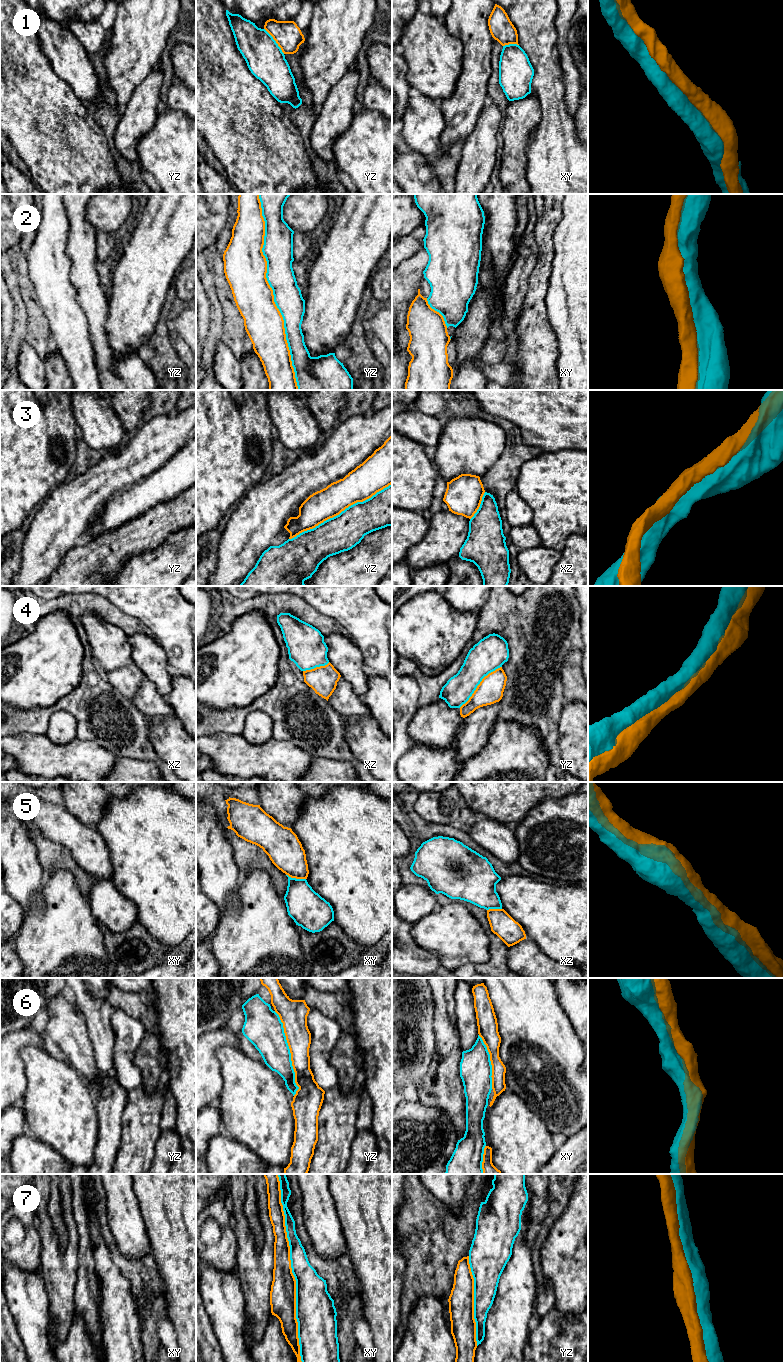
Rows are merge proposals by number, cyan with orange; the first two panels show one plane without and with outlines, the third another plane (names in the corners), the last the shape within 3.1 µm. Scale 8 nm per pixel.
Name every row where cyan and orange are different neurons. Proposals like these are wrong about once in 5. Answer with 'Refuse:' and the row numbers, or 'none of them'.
Refuse: 3

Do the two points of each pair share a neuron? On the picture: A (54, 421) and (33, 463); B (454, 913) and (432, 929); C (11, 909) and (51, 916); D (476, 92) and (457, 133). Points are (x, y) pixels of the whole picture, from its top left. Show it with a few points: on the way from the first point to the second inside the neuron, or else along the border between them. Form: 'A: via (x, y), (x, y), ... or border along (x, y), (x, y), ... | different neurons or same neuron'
A: via (48, 431), (33, 447), (33, 453) | same neuron
B: via (449, 918), (437, 929) | same neuron
C: border along (25, 911), (23, 923), (18, 934) | different neurons
D: via (467, 102), (461, 111), (459, 123) | same neuron

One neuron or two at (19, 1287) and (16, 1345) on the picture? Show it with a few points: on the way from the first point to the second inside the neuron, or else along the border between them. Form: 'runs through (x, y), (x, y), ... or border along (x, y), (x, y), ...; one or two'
runs through (19, 1301), (19, 1331); one

